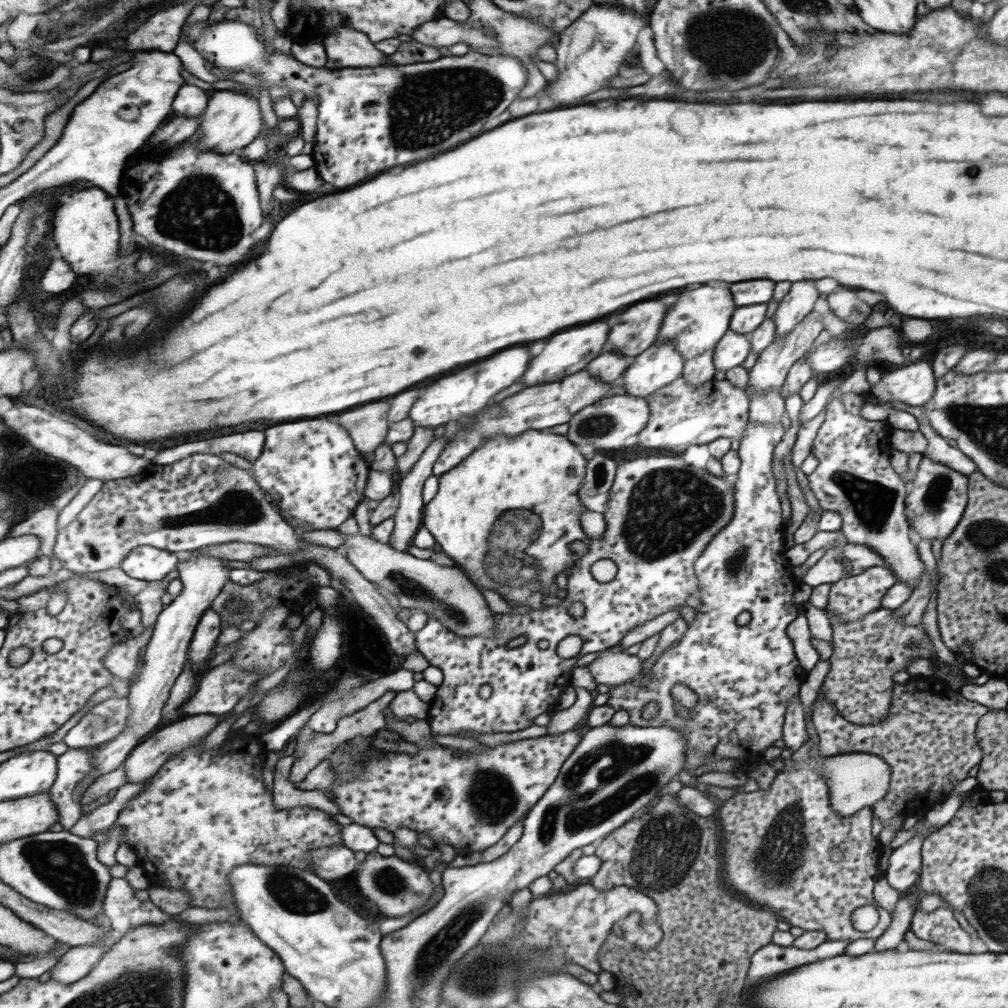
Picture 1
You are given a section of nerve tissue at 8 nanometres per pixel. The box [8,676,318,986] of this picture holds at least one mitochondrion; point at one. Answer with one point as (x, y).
(62, 866)

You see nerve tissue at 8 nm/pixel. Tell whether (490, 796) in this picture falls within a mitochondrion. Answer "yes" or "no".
yes

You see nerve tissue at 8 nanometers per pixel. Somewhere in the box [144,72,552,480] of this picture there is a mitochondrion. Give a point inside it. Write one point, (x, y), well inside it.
(198, 208)

